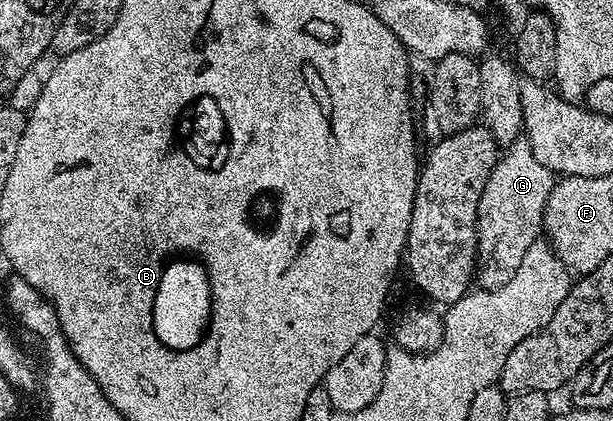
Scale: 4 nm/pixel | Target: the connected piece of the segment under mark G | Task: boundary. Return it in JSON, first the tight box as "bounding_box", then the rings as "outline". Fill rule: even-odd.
{"bounding_box":[474,138,554,288],"outline":[[[519,138],[503,149],[497,159],[494,170],[486,182],[486,190],[482,190],[482,198],[478,198],[478,214],[476,215],[476,266],[474,280],[480,288],[497,288],[514,276],[514,270],[522,264],[522,257],[532,244],[541,239],[544,227],[544,206],[550,196],[554,183],[554,173],[538,158],[534,158],[534,150],[530,150],[530,142]]]}

